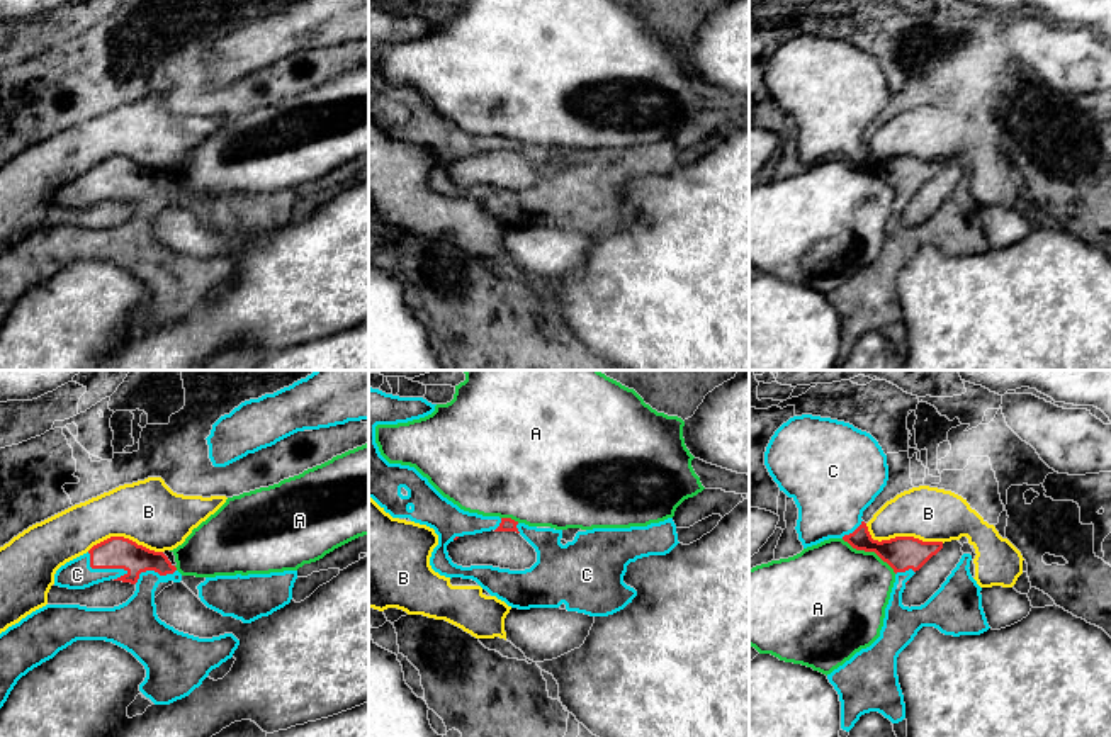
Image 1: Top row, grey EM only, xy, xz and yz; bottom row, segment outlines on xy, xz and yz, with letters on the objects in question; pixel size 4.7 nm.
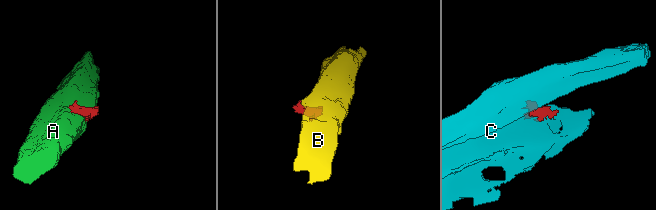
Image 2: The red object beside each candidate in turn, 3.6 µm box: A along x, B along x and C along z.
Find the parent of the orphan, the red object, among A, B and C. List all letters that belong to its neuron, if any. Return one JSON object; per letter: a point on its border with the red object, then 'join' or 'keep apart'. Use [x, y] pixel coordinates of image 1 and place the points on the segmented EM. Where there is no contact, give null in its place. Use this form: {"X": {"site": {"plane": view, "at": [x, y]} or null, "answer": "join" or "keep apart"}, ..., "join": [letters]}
{"A": {"site": {"plane": "yz", "at": [868, 551]}, "answer": "keep apart"}, "B": {"site": {"plane": "yz", "at": [901, 537]}, "answer": "keep apart"}, "C": {"site": {"plane": "xy", "at": [102, 568]}, "answer": "join"}, "join": ["C"]}

